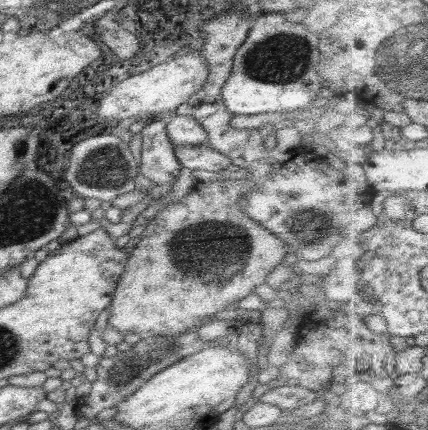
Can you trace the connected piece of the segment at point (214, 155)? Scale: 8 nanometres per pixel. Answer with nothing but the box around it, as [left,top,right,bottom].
[174,144,231,172]

